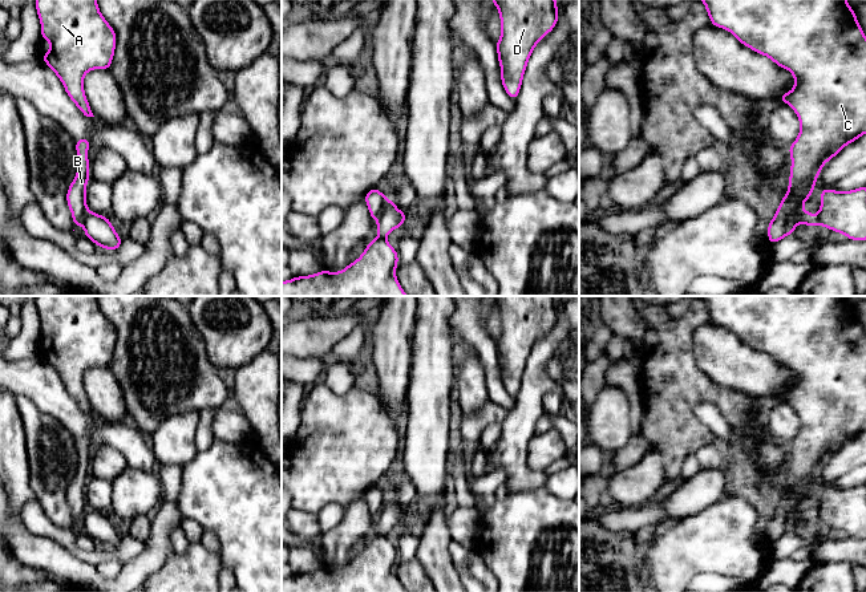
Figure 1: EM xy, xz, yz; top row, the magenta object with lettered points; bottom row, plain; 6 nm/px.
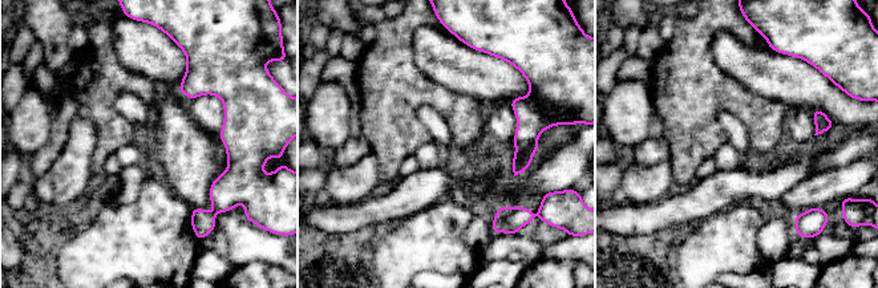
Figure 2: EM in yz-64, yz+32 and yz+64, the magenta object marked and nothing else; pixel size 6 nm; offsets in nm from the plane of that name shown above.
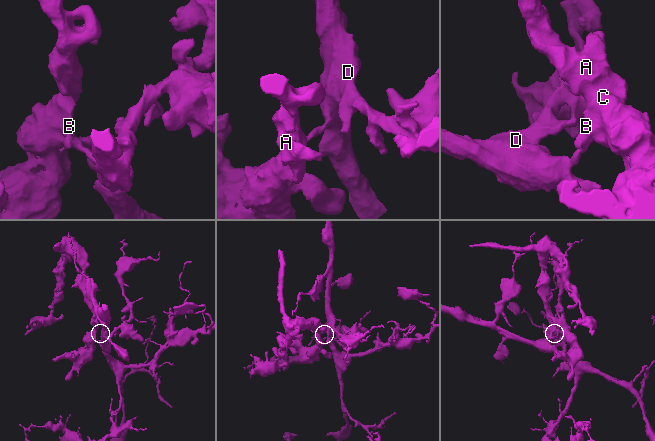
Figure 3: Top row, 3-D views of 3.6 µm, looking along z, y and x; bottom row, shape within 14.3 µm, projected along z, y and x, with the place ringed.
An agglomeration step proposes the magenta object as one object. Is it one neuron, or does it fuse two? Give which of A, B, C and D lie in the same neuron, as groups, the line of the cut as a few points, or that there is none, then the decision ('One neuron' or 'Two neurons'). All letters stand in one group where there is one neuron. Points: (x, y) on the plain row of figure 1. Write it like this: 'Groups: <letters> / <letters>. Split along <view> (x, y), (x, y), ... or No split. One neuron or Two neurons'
Groups: A B C / D. Split along yz (802, 507), (792, 530). Two neurons

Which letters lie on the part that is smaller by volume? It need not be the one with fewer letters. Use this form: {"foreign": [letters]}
{"foreign": ["A", "B", "C"]}

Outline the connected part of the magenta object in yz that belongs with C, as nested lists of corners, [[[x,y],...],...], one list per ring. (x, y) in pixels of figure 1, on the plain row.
[[[699,296],[704,300],[709,317],[713,324],[729,328],[742,342],[749,346],[769,354],[780,365],[788,366],[794,374],[794,385],[789,390],[778,394],[778,398],[790,402],[800,417],[800,431],[796,438],[788,445],[792,455],[790,475],[788,478],[789,487],[784,492],[773,516],[768,520],[768,538],[777,540],[788,532],[793,531],[798,512],[804,508],[804,500],[814,488],[817,475],[821,466],[827,458],[834,455],[846,442],[857,438],[866,431],[866,333],[862,324],[857,319],[855,308],[850,305],[846,296]]]

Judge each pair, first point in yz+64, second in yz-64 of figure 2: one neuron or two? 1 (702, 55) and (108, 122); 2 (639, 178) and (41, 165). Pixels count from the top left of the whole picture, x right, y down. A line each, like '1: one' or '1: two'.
1: one
2: two

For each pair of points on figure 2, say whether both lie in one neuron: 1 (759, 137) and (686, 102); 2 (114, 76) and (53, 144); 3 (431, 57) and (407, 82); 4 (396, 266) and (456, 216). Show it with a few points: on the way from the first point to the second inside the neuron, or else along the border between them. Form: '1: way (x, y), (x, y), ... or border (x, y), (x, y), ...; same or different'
1: way (748, 116), (735, 102), (707, 102); same
2: border (69, 89), (77, 102), (77, 114); different
3: border (412, 37), (415, 63), (433, 80), (445, 86); different
4: way (411, 251), (419, 243), (428, 240), (441, 227); same

